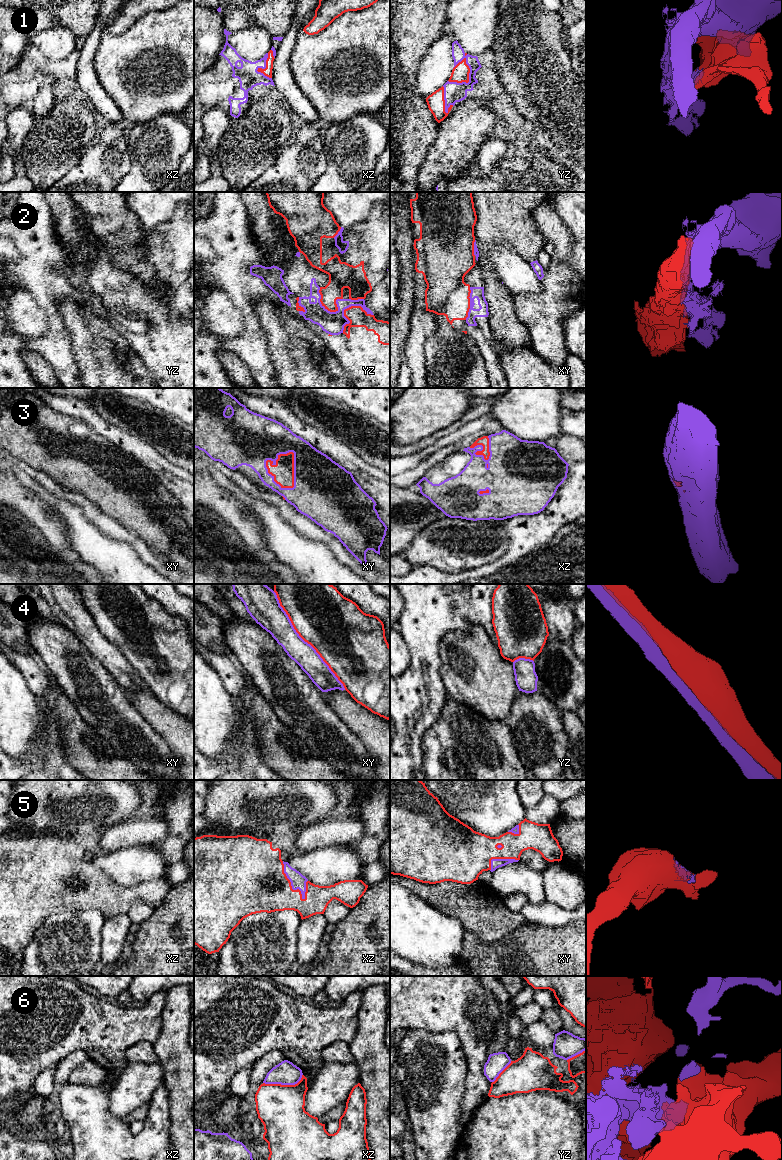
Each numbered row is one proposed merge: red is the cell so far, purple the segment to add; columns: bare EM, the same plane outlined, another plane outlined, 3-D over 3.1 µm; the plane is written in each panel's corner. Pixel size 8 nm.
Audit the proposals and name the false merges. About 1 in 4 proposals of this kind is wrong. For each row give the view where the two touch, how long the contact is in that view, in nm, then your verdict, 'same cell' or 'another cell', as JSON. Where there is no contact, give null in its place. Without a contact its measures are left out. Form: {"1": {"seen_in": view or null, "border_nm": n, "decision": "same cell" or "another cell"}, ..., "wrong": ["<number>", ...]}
{"1": {"seen_in": "yz", "border_nm": 280, "decision": "another cell"}, "2": {"seen_in": "yz", "border_nm": 300, "decision": "another cell"}, "3": {"seen_in": "xy", "border_nm": 320, "decision": "same cell"}, "4": {"seen_in": "xy", "border_nm": 1000, "decision": "another cell"}, "5": {"seen_in": "xz", "border_nm": 360, "decision": "same cell"}, "6": {"seen_in": "xz", "border_nm": 320, "decision": "another cell"}, "wrong": ["1", "2", "4", "6"]}

